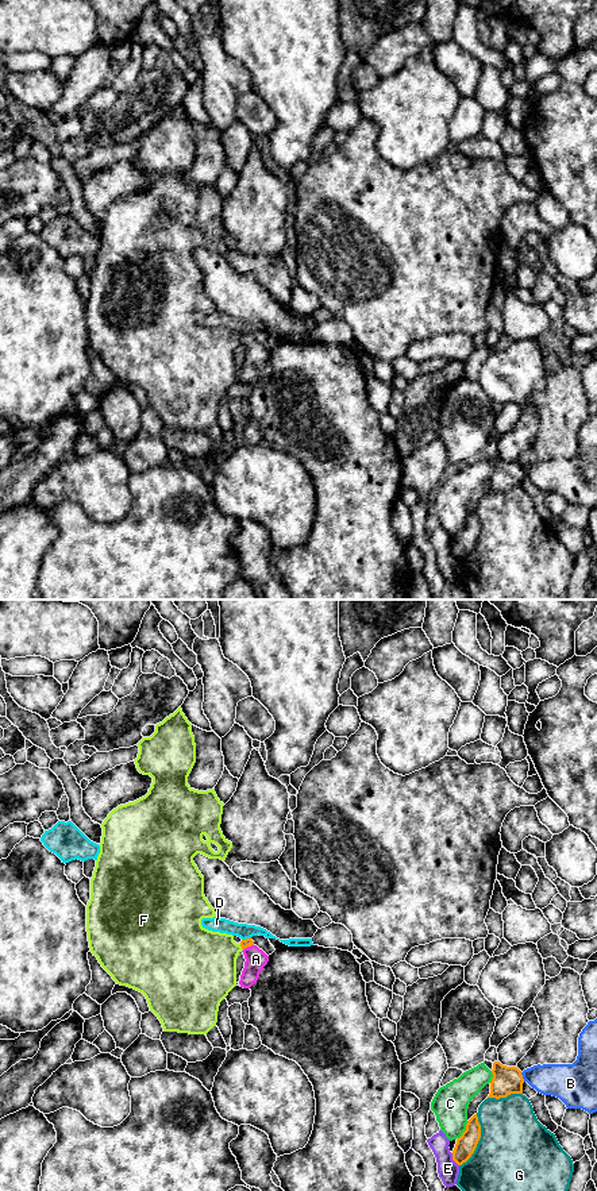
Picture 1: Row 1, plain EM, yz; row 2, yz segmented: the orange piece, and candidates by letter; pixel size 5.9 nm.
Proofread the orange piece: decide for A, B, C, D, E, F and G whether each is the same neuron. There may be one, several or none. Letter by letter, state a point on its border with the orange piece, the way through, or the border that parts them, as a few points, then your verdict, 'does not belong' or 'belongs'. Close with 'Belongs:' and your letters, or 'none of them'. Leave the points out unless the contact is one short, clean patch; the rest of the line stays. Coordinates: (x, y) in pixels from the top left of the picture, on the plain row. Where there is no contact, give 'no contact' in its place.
A: contact yz (247, 340); border yz (253, 339), (243, 345); does not belong
B: contact yz (522, 471); does not belong
C: contact yz (465, 525); does not belong
D: contact yz (246, 334); does not belong
E: contact yz (454, 555); does not belong
F: contact yz (241, 340); does not belong
G: contact yz (478, 535); does not belong
Belongs: none of them

